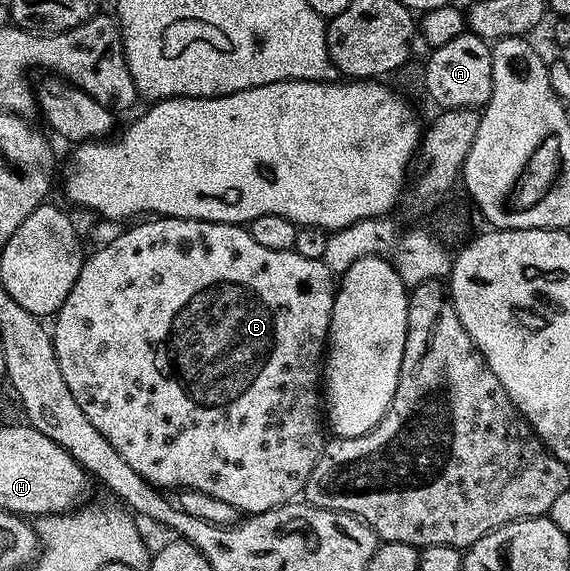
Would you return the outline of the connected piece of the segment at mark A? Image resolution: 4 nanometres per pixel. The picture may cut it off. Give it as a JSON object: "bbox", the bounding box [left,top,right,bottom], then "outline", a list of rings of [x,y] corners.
{"bbox":[423,30,491,109],"outline":[[[464,30],[453,42],[434,49],[427,60],[427,69],[423,72],[423,84],[431,95],[431,100],[444,108],[482,109],[491,96],[491,44]]]}

